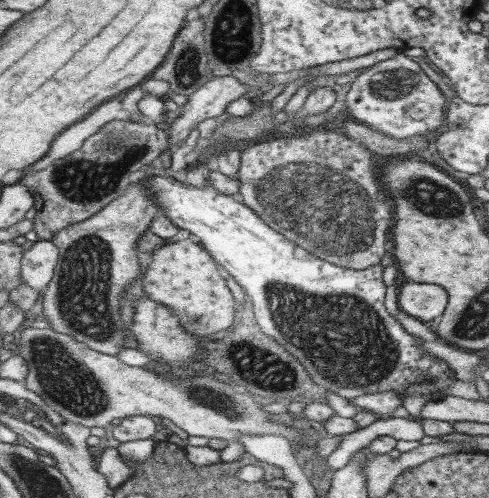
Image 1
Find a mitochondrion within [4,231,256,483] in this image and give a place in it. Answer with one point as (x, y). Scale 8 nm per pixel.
(67, 382)

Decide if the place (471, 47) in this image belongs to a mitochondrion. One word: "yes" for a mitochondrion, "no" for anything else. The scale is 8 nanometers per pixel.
no

